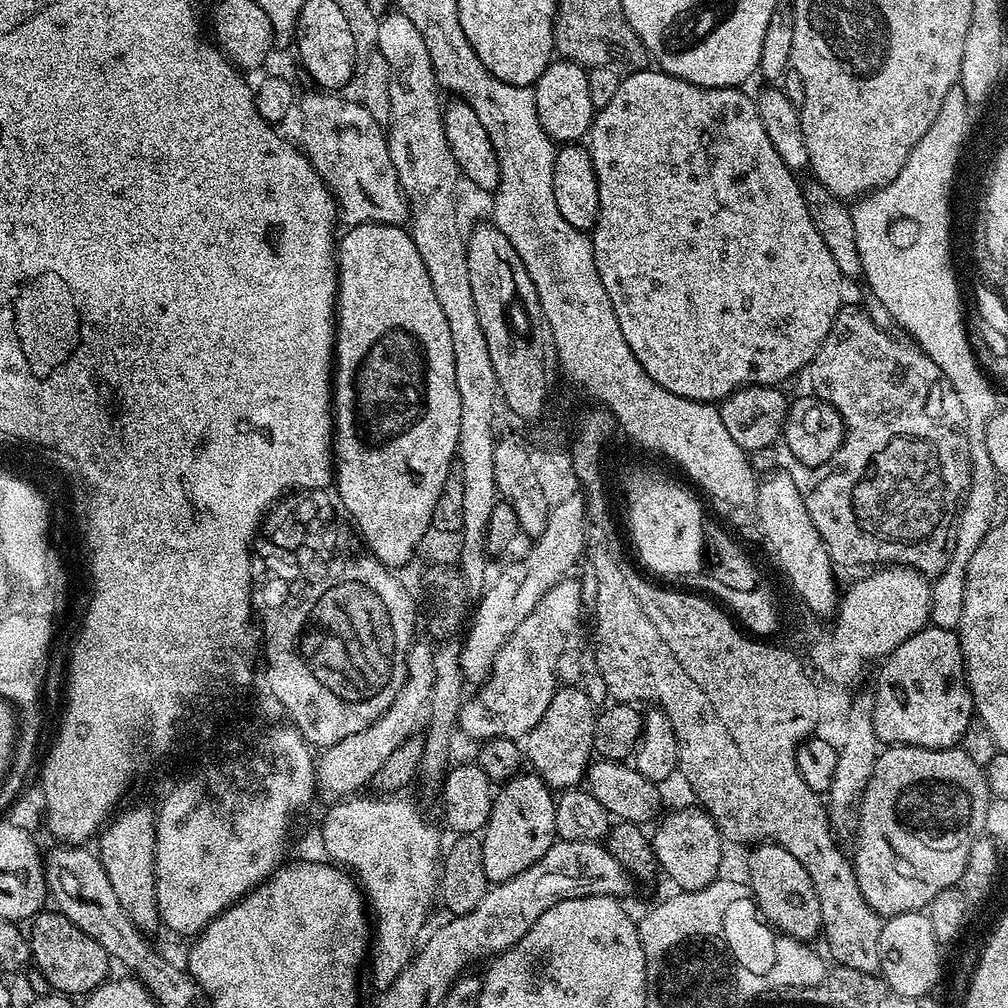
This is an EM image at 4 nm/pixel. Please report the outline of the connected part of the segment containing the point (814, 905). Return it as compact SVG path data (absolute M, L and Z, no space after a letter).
M762 842L749 852L749 888L759 906L760 915L777 931L786 933L801 942L810 942L819 937L823 929L821 906L817 891L806 868L792 854L775 842Z

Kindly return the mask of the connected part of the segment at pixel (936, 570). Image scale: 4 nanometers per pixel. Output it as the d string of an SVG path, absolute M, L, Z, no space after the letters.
M841 307L832 323L832 329L828 331L828 337L820 343L816 357L812 359L810 373L812 372L812 388L821 400L825 400L828 405L837 412L844 423L844 440L838 446L838 450L832 455L829 472L821 471L820 477L816 480L816 485L812 489L803 493L806 510L809 511L810 518L813 519L814 526L817 527L818 534L821 535L822 542L825 543L826 550L830 554L833 565L840 564L872 564L868 566L891 566L900 564L904 568L913 568L922 575L935 578L946 570L950 540L944 537L944 519L948 516L948 511L952 507L963 501L964 494L970 486L970 462L968 461L969 437L964 437L964 424L966 417L962 402L958 402L958 394L944 379L942 370L934 366L931 358L916 345L916 341L907 335L891 336L884 328L879 328L870 317L864 312L859 312L856 308Z

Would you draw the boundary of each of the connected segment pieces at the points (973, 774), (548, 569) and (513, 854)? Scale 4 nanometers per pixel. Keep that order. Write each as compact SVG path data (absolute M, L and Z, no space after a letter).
M894 744L885 747L876 757L873 766L873 773L870 774L869 781L866 782L865 790L861 794L858 803L858 819L854 824L854 835L856 834L856 853L851 853L850 859L852 869L856 872L858 890L862 890L862 898L877 912L881 918L906 914L907 912L918 912L927 909L930 902L934 902L937 894L942 894L942 890L955 888L960 883L966 870L966 862L972 859L974 849L977 847L976 839L982 836L985 831L984 823L990 801L988 790L988 777L985 769L970 758L970 754L964 752L963 747L955 748L919 748L909 744Z
M580 494L566 497L551 505L545 529L535 537L533 544L536 545L521 560L510 561L496 577L493 575L487 581L475 601L470 623L462 636L461 672L469 685L480 686L484 683L503 644L538 606L543 595L567 577L573 571L572 567L577 567L578 561L585 555L587 542L586 501Z
M531 770L503 781L492 797L490 818L482 839L482 866L486 866L486 878L492 884L506 882L534 866L558 839L553 789Z

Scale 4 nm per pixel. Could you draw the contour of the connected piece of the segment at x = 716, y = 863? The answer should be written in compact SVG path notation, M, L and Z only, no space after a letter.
M699 806L691 807L680 808L668 817L665 815L655 825L656 833L653 831L650 836L659 871L664 871L682 892L702 890L718 879L721 875L720 859L723 858L726 847L719 828L708 813Z

